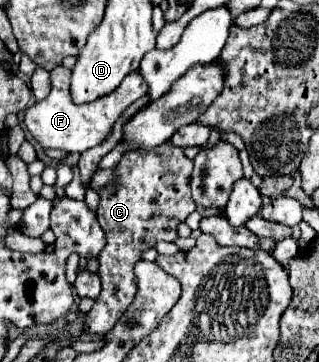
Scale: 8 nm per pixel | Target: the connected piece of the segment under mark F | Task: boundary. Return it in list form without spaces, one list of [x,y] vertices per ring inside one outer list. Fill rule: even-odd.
[[[57,65],[55,69],[49,71],[49,75],[51,75],[51,93],[43,101],[29,107],[25,113],[25,127],[35,137],[35,141],[39,141],[45,149],[83,153],[83,151],[99,145],[107,137],[107,133],[109,133],[111,125],[117,121],[117,117],[133,101],[137,101],[139,97],[143,97],[147,93],[145,79],[141,77],[139,71],[135,71],[133,75],[127,75],[125,81],[113,93],[99,97],[97,101],[77,105],[71,97],[71,69]]]

